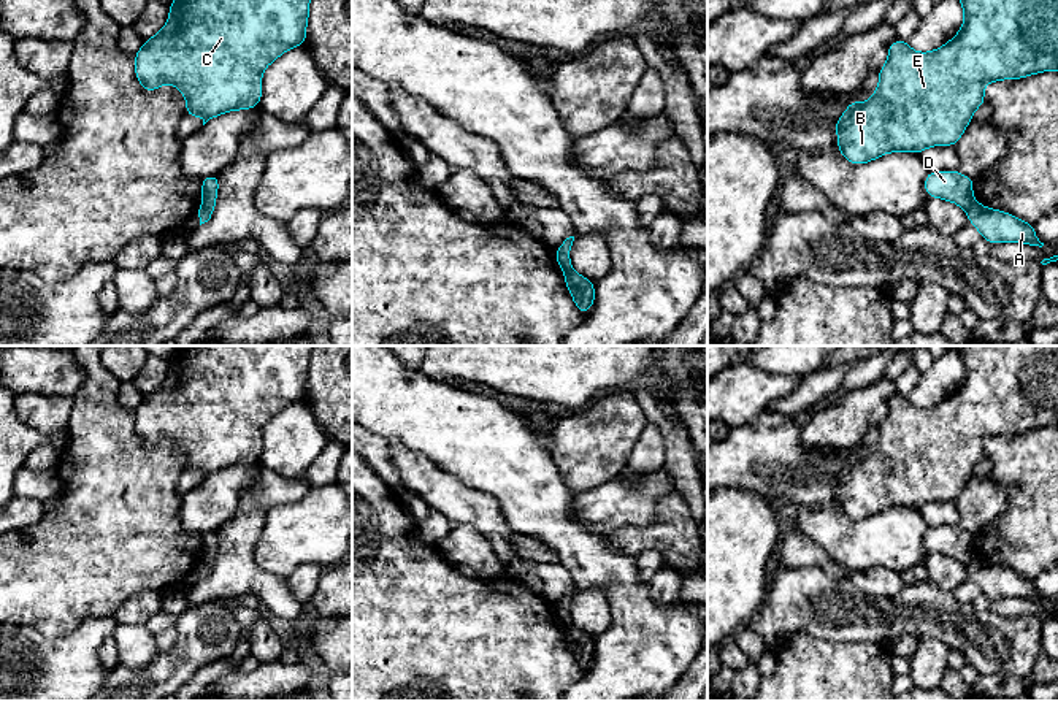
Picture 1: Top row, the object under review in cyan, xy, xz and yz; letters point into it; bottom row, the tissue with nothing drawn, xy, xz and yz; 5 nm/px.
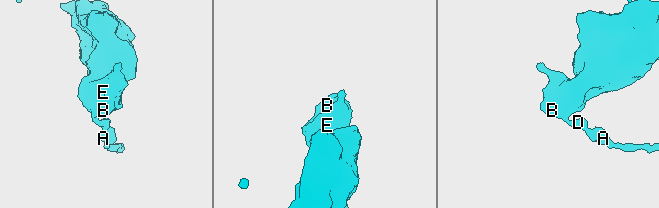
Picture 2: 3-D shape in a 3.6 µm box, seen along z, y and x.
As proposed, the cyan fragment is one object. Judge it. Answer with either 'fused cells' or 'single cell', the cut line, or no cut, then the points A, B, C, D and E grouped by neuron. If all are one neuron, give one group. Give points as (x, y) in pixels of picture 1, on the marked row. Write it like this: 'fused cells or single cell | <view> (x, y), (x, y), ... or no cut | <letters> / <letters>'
fused cells | xy (202, 205), (213, 210) | A / B C D E

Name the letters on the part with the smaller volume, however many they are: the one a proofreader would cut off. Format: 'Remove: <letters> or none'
Remove: A

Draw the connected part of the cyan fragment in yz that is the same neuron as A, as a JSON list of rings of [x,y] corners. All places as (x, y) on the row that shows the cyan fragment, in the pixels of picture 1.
[[[972,201],[966,213],[968,222],[971,222],[991,246],[1004,241],[1044,246],[1036,236],[1033,224],[1023,222],[1009,213],[990,209],[977,201]]]

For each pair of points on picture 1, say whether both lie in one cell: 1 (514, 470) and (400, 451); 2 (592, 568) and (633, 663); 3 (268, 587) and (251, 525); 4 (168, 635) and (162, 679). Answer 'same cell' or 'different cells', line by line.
1: different cells
2: same cell
3: same cell
4: different cells

